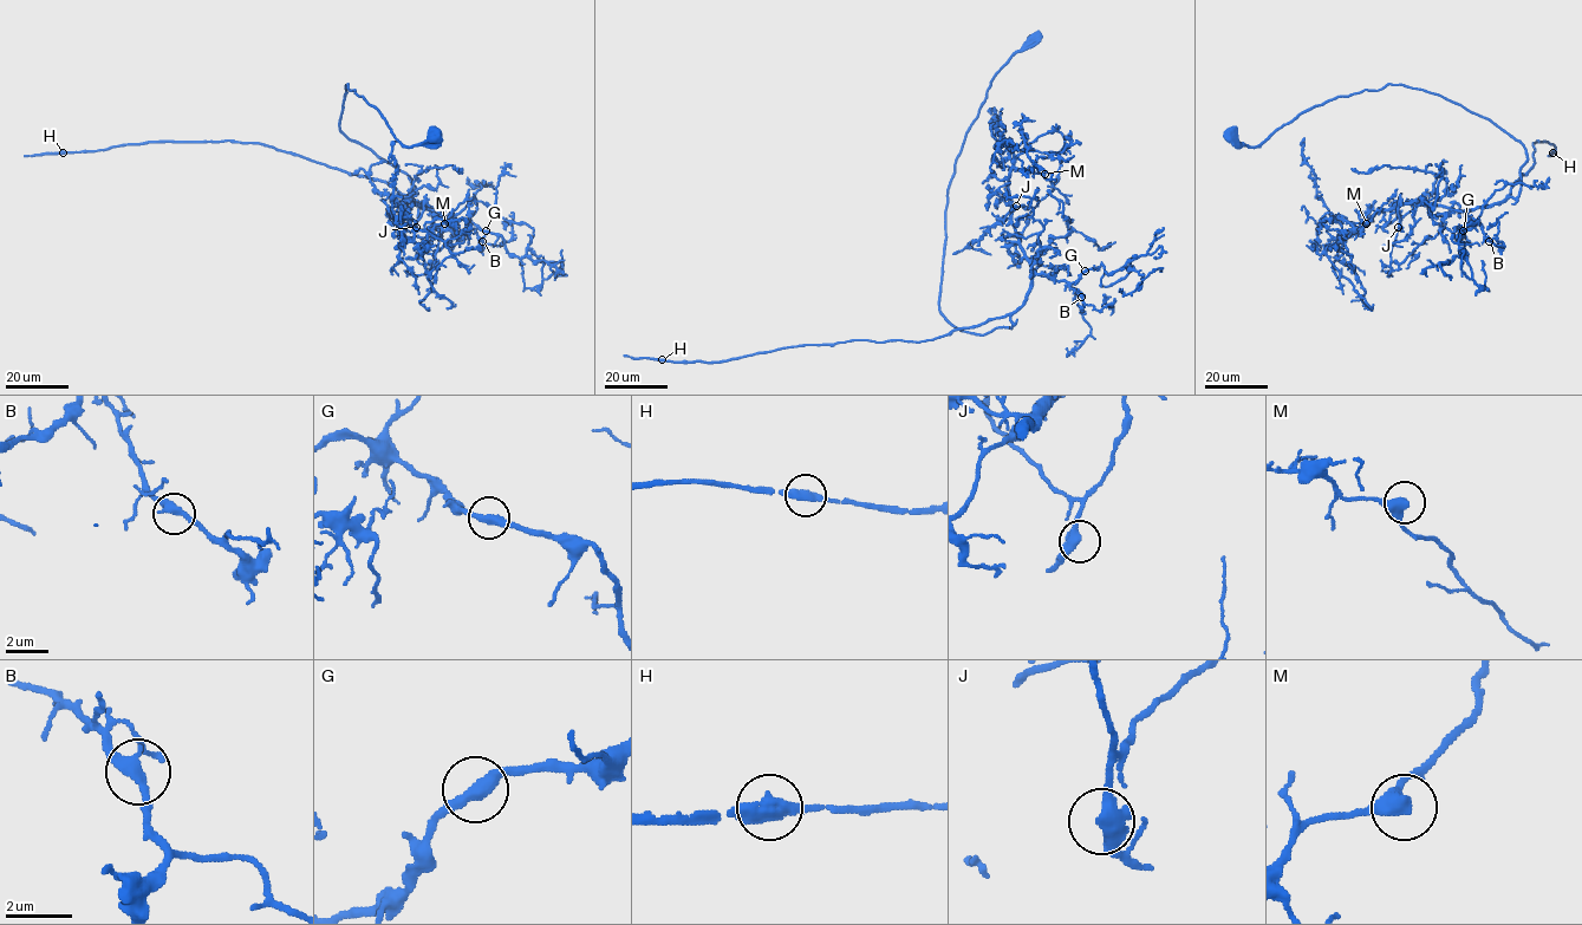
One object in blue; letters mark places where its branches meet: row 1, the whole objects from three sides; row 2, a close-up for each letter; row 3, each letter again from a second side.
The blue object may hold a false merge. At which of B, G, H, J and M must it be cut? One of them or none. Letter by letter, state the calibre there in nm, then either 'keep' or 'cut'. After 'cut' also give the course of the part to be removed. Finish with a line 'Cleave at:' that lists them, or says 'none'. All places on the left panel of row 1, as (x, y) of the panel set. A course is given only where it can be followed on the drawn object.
B: calibre 380 nm; keep
G: calibre 360 nm; keep
H: calibre 380 nm; keep
J: calibre 440 nm; keep
M: calibre 440 nm; keep
Cleave at: none

